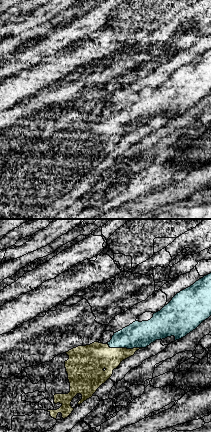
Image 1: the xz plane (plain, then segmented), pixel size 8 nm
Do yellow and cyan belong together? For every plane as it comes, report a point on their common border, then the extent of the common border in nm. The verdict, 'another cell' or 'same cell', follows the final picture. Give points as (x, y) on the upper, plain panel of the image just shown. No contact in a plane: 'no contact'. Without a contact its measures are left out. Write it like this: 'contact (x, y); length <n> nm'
contact (124, 124); length 300 nm

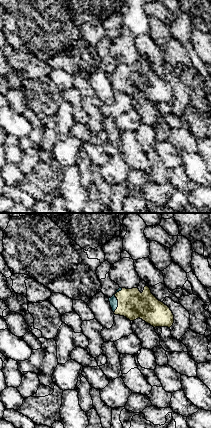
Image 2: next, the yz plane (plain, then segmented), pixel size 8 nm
contact (117, 75); length 220 nm

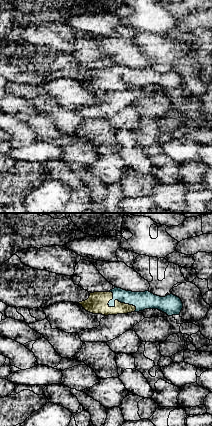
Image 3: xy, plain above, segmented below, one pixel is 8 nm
contact (115, 78); length 280 nm

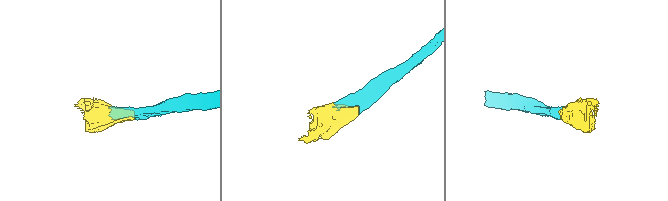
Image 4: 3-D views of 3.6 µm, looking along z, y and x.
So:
same cell

